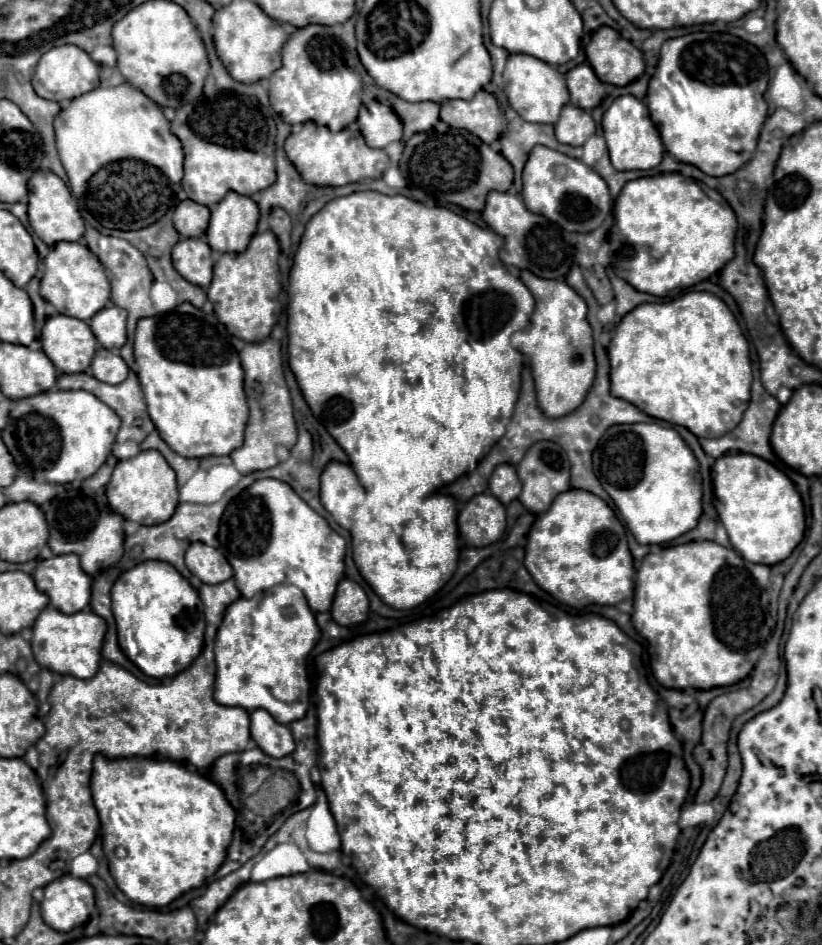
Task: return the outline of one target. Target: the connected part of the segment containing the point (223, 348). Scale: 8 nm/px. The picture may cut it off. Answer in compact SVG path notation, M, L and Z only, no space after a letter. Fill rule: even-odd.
M184 303L170 313L140 319L134 339L134 357L148 413L162 439L178 451L178 455L198 459L208 455L228 455L244 443L244 427L248 421L244 371L228 331L220 325L214 313L204 313L202 309Z

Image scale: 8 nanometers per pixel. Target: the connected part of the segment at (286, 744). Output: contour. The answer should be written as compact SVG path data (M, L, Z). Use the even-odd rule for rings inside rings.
M268 711L250 713L250 735L256 745L270 757L286 757L294 751L294 737L290 729L278 721Z

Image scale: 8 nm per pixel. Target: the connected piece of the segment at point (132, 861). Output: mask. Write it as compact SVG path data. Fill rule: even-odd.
M96 755L94 759L94 773L92 773L92 797L94 797L94 807L98 811L100 823L102 823L102 845L104 845L104 855L110 861L110 873L118 883L118 889L134 903L140 905L150 905L150 907L158 907L158 905L168 905L170 901L174 901L176 897L180 897L182 893L200 887L210 875L214 875L214 871L222 865L222 859L226 857L226 847L230 845L232 839L232 831L234 831L234 823L236 823L236 813L230 807L230 803L226 801L222 789L208 781L206 777L198 775L198 773L190 773L184 765L168 761L168 759L140 759L138 763L132 759L106 759L104 755ZM134 769L140 769L140 775L134 773ZM124 849L126 855L120 855L118 851Z

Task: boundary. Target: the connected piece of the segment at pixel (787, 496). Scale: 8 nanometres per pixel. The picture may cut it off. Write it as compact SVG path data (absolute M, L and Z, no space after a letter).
M748 453L722 455L712 467L716 511L732 547L750 563L776 565L790 557L806 531L804 505L794 483L772 463Z

